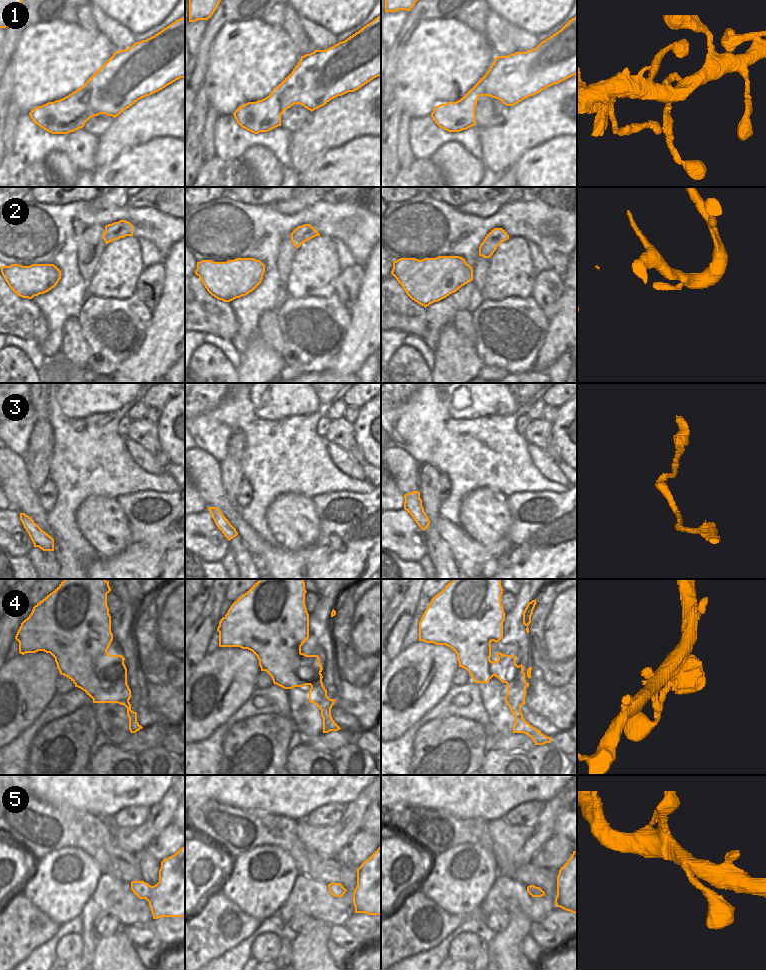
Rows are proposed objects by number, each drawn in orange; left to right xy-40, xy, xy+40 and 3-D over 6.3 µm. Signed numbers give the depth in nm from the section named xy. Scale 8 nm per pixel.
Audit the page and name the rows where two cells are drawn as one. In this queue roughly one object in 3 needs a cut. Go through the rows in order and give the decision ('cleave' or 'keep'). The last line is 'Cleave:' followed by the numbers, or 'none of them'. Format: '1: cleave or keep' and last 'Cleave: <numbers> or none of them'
1: keep
2: keep
3: keep
4: cleave
5: keep
Cleave: 4

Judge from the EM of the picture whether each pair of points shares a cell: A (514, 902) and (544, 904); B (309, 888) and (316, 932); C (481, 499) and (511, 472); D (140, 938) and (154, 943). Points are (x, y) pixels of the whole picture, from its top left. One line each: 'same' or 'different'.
A: same
B: different
C: different
D: same

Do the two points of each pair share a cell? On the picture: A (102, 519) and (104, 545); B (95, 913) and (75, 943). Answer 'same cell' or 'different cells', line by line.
A: same cell
B: different cells

